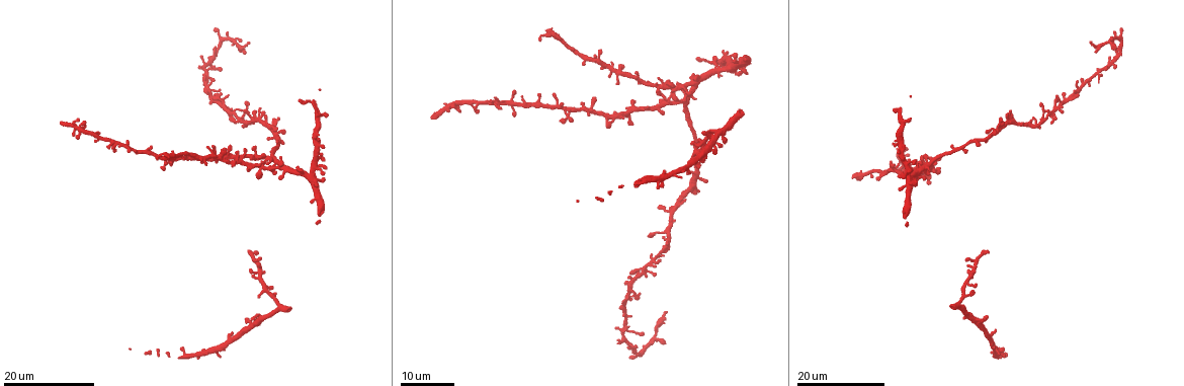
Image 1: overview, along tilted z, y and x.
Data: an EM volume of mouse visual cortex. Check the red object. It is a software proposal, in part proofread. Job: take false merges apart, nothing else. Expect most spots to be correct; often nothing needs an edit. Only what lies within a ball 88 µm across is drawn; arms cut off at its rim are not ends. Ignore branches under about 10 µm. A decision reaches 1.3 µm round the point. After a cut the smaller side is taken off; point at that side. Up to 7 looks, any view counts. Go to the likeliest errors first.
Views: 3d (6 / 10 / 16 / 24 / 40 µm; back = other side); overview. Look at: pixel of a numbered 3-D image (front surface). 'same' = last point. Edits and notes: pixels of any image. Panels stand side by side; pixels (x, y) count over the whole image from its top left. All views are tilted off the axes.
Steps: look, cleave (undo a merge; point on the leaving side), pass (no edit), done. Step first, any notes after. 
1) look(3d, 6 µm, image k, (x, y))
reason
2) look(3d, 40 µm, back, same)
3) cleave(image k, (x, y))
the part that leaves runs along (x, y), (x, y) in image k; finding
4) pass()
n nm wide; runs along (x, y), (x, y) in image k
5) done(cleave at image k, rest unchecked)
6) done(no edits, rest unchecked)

look(3d, 24 µm, image 1, (698, 150))
two arms in line, one across

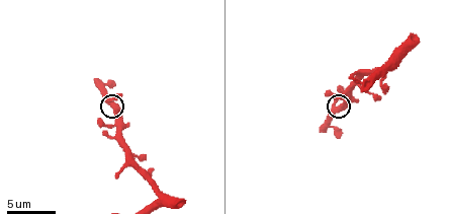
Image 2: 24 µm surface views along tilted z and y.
look(3d, 10 µm, image 2, (112, 103))
closer look

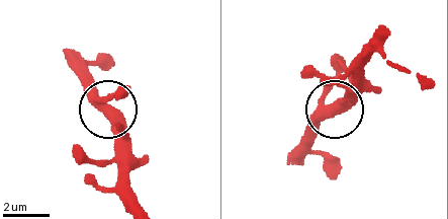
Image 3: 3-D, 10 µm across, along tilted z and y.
pass()
continuous, no second cell

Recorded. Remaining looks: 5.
look(3d, 24 µm, image 1, (918, 172))
small branch off a trunk

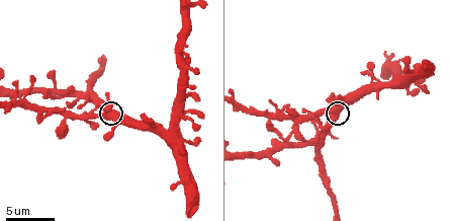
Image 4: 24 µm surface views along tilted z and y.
look(3d, 10 µm, image 4, (332, 114))

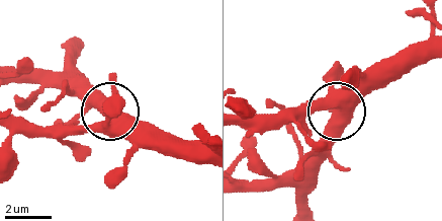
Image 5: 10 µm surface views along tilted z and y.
pass()
540 nm wide; runs along (429, 51), (399, 63), (340, 111), (282, 109) in image 5; all the same cell

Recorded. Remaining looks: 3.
look(3d, 24 µm, image 1, (1092, 76))
three-way junction

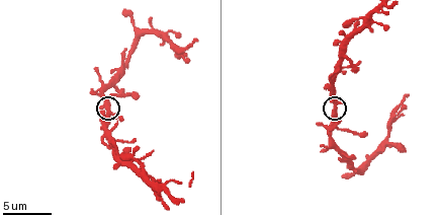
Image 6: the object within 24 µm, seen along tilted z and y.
look(3d, 10 µm, image 6, (333, 109))

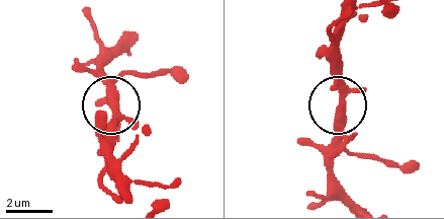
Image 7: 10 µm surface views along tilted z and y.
pass()
270 nm wide; runs along (131, 194), (115, 166), (107, 129), (112, 114), (99, 68) in image 7; one cell here

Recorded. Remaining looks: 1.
look(3d, 16 µm, image 6, (131, 46))

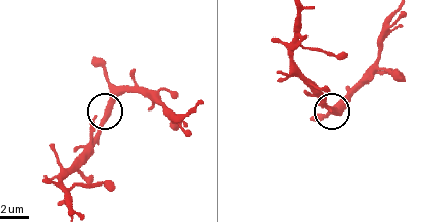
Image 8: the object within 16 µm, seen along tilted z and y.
pass()
300 nm wide; runs along (68, 207), (62, 177), (98, 131), (108, 105), (126, 87) in image 8; continuous, no second cell

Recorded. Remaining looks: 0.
done(no edits, rest unchecked)

